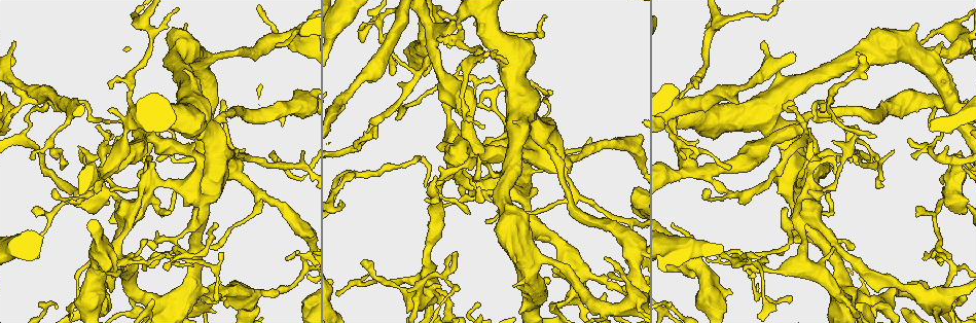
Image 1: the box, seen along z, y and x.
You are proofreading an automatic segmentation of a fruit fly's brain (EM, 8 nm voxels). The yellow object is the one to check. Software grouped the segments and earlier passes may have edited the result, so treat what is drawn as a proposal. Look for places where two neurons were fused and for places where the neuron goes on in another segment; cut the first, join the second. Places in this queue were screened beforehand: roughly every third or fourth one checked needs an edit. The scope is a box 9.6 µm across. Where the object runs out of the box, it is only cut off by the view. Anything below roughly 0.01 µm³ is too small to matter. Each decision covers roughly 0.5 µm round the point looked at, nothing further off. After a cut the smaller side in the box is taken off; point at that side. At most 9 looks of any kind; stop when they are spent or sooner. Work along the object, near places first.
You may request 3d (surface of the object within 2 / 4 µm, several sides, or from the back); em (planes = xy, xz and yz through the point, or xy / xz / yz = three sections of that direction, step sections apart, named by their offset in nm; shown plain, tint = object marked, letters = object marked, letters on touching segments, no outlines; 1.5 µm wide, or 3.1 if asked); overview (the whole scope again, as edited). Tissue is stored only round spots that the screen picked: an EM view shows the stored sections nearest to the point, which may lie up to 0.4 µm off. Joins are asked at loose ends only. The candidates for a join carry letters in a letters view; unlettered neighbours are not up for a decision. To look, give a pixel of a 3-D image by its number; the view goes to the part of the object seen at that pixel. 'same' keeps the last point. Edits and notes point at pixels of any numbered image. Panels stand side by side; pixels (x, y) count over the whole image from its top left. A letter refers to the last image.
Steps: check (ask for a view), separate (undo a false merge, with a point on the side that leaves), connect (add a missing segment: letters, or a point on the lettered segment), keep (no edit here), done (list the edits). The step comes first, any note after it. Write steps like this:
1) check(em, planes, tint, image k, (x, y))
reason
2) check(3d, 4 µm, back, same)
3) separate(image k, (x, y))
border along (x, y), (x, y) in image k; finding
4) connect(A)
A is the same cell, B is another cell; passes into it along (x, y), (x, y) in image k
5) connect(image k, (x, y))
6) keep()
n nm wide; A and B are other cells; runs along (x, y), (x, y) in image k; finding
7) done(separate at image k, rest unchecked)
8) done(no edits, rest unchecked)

check(3d, 2 µm, back, image 1, (125, 136))
three arms meet

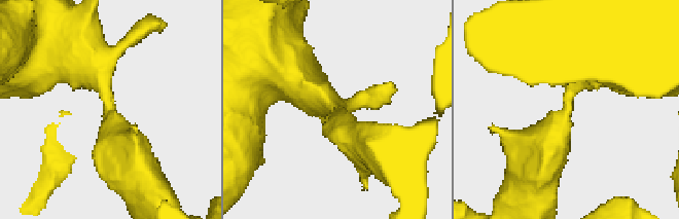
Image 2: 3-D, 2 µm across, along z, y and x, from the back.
check(em, yz, step 8, tint, image 2, (563, 113))
3 arms; shape alone is not enough

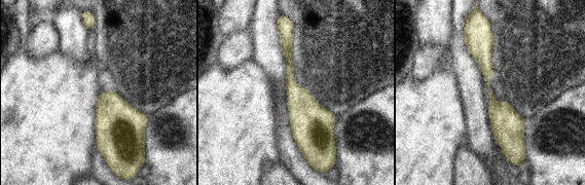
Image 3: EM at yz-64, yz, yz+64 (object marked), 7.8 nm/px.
check(em, xy, step 4, letters, same)
cut it another way

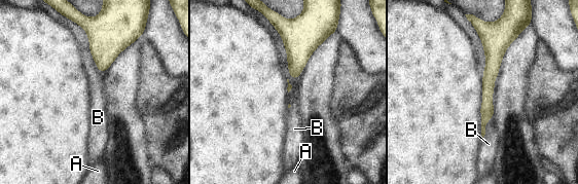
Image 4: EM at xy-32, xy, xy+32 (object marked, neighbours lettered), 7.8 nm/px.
keep()
A and B are other cells; runs along (483, 32), (492, 41), (483, 122) in image 4; one neuron here

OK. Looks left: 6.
check(em, xy, step 4, tint, image 1, (345, 107))
branch stops here

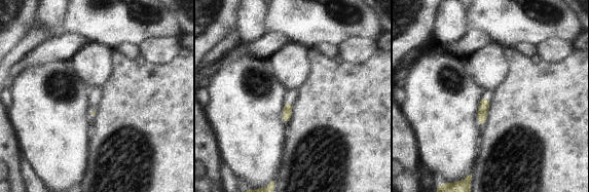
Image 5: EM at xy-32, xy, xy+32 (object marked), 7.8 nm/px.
check(em, planes, letters, same)

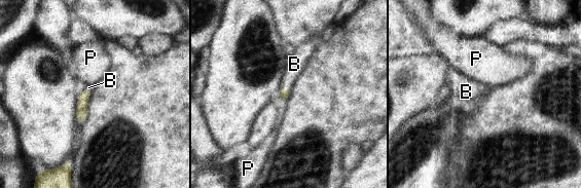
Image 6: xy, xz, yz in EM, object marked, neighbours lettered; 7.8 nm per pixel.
connect(B)
B touches over 90 nm; B is the same cell, P is another cell; it goes on there

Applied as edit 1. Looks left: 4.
check(em, xy, step 8, tint, image 1, (856, 127))

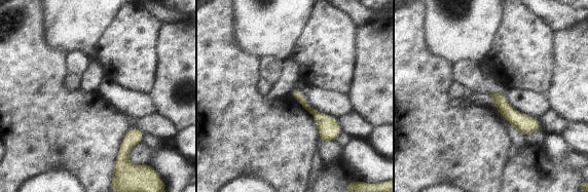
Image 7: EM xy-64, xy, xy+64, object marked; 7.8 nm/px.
check(em, planes, letters, same)

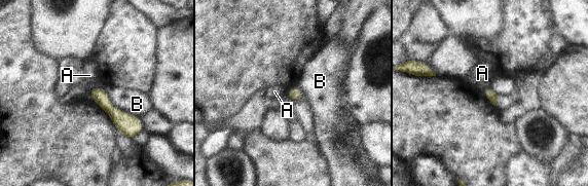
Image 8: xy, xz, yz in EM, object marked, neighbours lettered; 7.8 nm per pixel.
keep()
B touches over 420 nm; A and B are other cells; none of them fits

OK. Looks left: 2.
check(3d, 4 µm, image 1, (363, 260))
tapers out

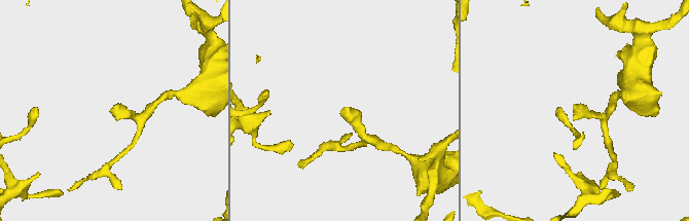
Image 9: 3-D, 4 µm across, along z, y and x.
check(em, planes, letters, image 9, (344, 109))
now the EM

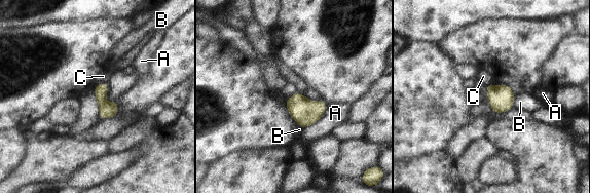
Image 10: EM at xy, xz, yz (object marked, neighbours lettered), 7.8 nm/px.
keep()
A touches over 280 nm; A, B and C are other cells; border along (107, 82), (99, 82), (95, 85) in image 10; none of them fits

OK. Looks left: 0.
done(connect at image 6, rest unchecked)

